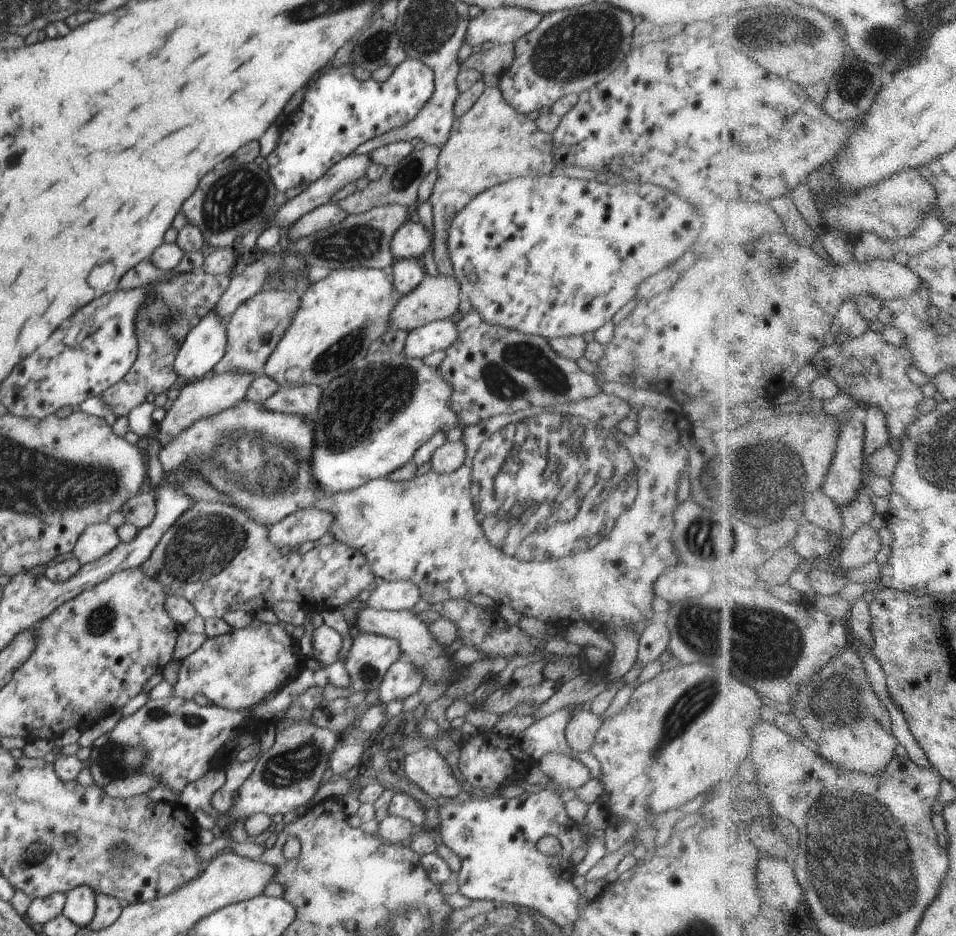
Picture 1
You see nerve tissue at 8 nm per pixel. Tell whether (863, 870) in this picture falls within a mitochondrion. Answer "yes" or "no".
yes

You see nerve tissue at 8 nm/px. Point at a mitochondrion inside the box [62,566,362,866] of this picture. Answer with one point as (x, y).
(289, 768)

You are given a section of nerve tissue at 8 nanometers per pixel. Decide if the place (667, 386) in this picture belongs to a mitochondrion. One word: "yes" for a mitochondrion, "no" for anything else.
no

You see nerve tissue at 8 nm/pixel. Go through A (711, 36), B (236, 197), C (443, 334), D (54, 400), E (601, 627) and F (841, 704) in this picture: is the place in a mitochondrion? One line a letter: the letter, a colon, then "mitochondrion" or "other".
A: other
B: mitochondrion
C: other
D: other
E: other
F: mitochondrion

